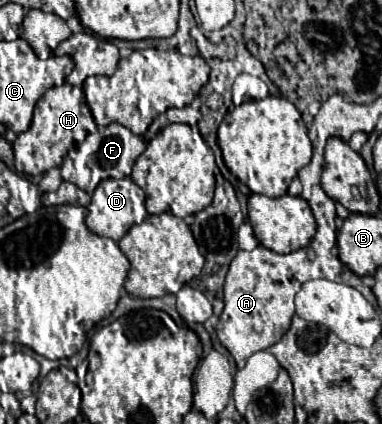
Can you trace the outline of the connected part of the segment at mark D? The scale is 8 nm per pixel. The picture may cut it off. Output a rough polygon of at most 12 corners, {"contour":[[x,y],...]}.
{"contour":[[104,179],[86,225],[120,241],[146,219],[144,191],[130,179]]}

